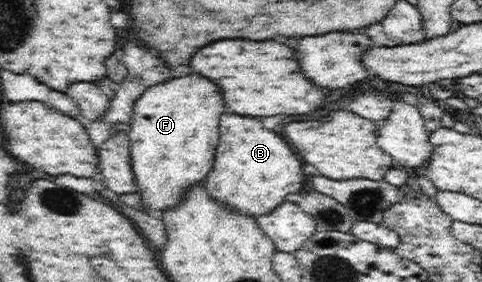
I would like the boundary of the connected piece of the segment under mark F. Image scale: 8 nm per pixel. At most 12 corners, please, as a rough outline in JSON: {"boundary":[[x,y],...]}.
{"boundary":[[196,73],[135,101],[130,157],[148,209],[206,179],[220,87]]}

